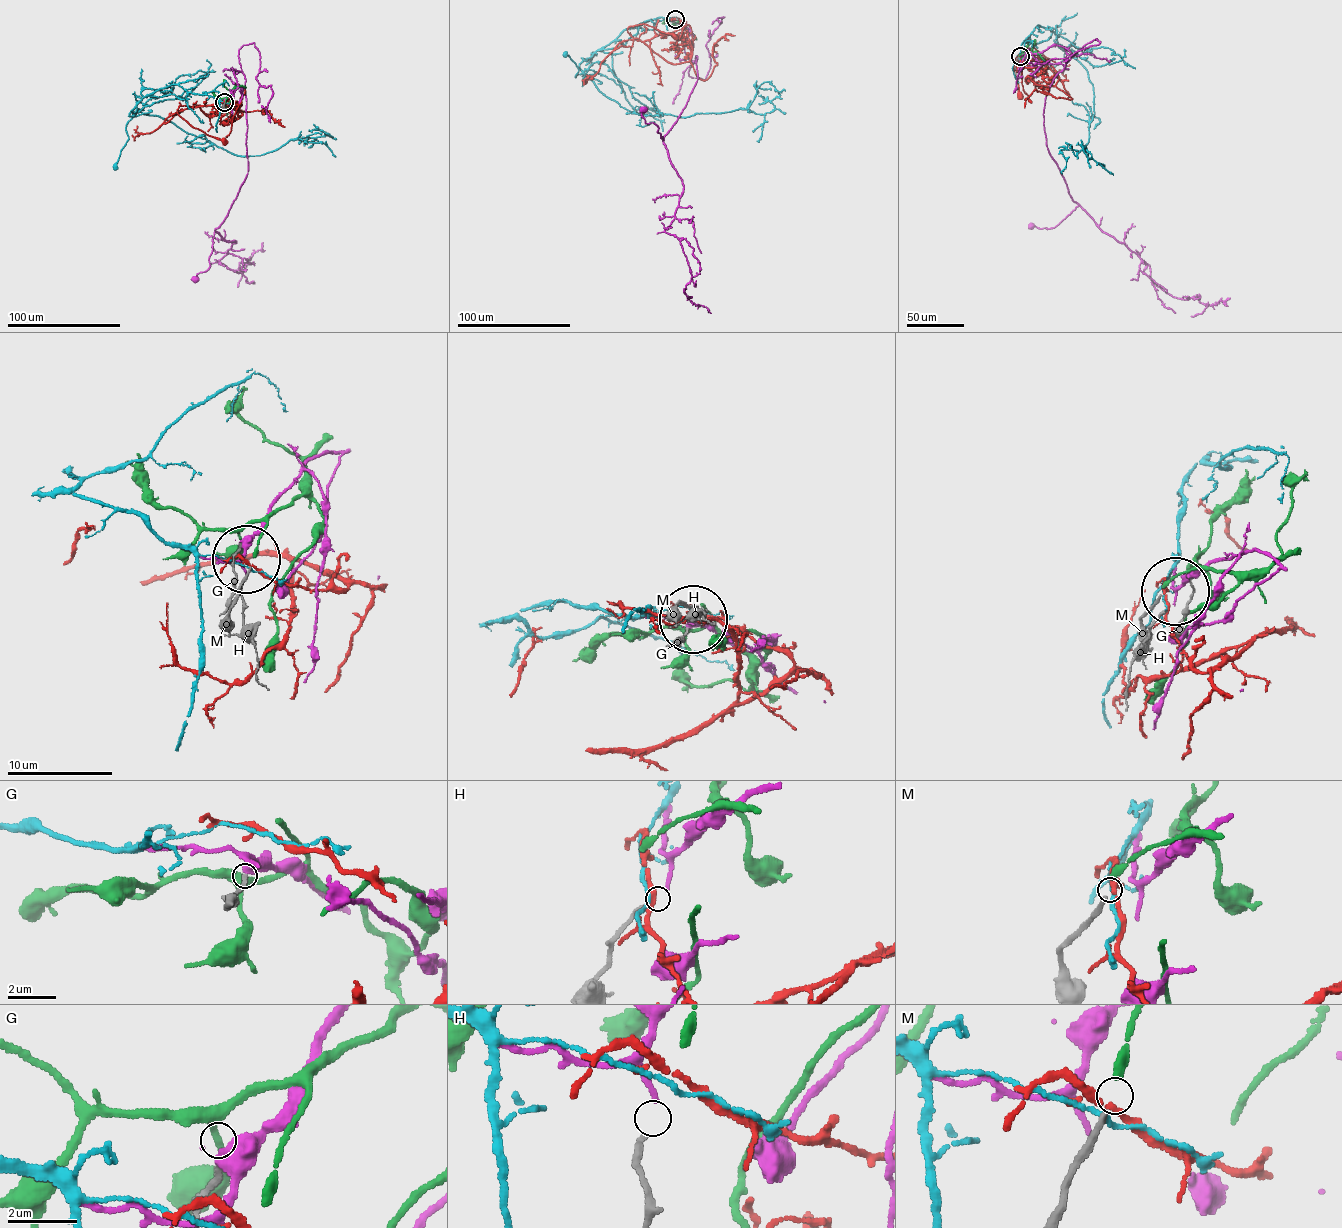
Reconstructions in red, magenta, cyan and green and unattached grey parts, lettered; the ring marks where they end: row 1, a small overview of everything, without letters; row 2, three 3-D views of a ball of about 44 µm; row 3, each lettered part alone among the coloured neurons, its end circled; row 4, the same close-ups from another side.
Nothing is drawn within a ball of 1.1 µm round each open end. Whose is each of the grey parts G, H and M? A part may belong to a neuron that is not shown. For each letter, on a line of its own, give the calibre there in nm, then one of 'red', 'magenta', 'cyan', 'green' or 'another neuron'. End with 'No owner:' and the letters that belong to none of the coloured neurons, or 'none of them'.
G: 140 nm | another neuron
H: 190 nm | magenta
M: 160 nm | green
No owner: G

